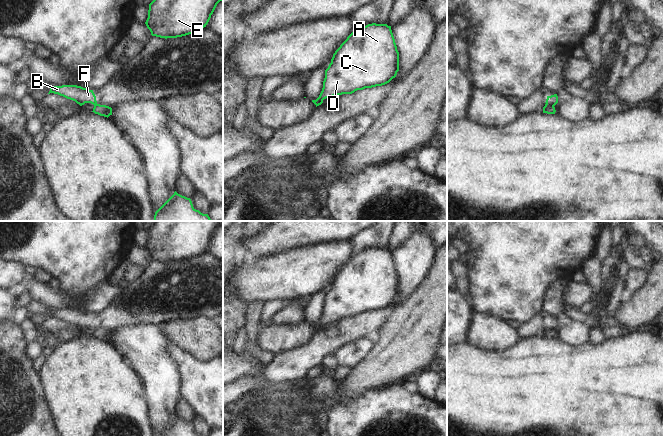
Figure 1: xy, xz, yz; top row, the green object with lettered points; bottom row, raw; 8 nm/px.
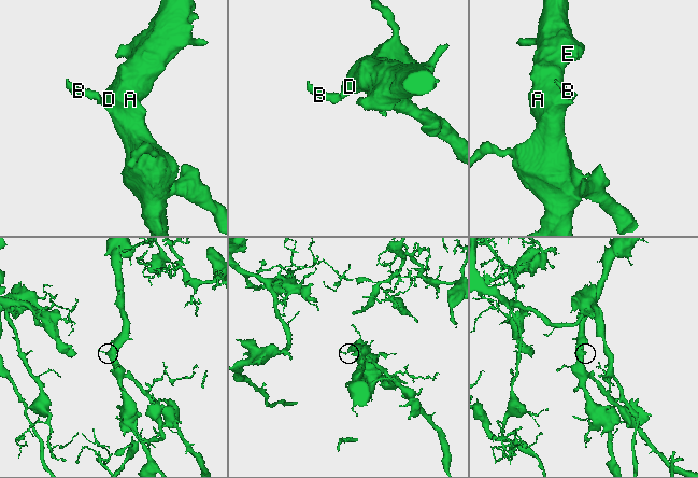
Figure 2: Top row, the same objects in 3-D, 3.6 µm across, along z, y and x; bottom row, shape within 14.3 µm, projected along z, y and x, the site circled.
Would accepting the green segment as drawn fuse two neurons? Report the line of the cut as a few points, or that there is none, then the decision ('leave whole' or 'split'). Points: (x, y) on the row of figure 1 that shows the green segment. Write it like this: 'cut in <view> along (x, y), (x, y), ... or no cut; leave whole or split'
cut in yz along (546, 103), (553, 106); split

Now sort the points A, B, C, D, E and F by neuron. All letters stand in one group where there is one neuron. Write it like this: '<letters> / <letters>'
A C D E / B F

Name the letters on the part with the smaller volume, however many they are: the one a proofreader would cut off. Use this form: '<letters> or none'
B, F

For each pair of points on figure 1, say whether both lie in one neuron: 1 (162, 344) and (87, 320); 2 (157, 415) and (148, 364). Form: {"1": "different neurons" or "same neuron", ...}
{"1": "different neurons", "2": "same neuron"}

